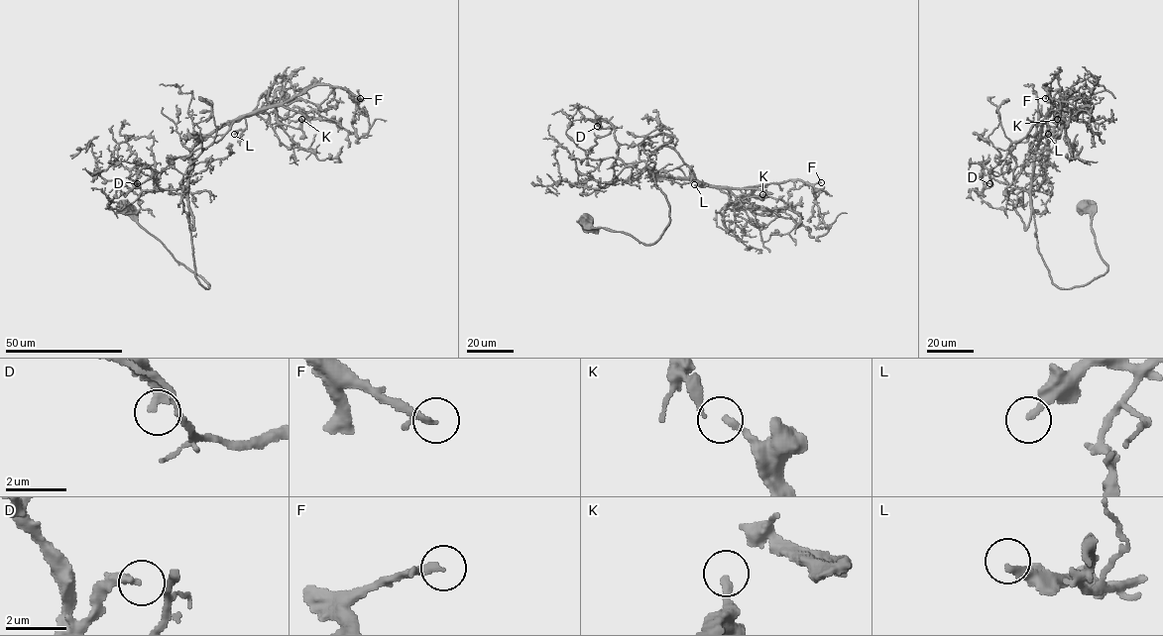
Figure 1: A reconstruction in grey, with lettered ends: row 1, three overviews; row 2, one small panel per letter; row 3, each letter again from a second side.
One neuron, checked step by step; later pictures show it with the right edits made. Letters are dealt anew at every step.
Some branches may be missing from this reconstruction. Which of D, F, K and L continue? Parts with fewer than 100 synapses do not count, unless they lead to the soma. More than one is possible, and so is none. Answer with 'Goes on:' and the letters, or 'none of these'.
Goes on: F

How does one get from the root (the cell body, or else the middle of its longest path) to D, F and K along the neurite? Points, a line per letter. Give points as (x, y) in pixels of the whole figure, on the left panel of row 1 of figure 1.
D: (127, 206), (208, 288), (195, 276), (188, 193), (159, 189), (154, 177), (135, 187), (137, 183)
F: (127, 206), (208, 288), (195, 276), (191, 246), (192, 149), (221, 127), (316, 85), (341, 86), (360, 98)
K: (127, 206), (208, 288), (195, 276), (191, 246), (192, 149), (268, 107), (287, 125), (298, 128), (301, 119)

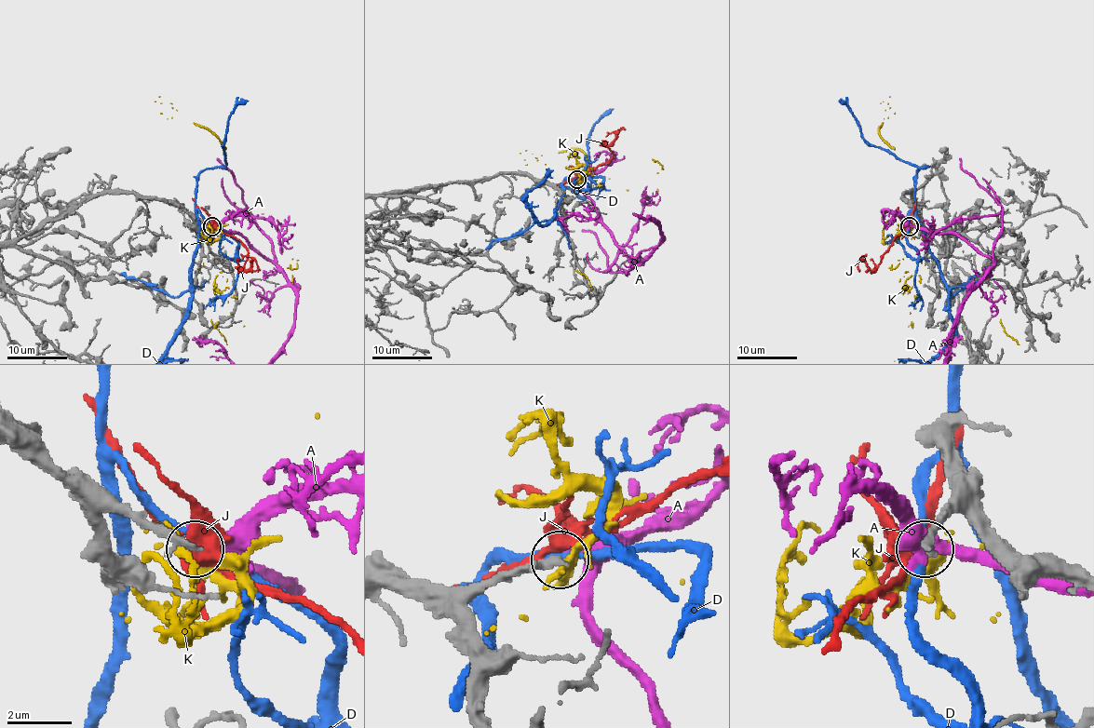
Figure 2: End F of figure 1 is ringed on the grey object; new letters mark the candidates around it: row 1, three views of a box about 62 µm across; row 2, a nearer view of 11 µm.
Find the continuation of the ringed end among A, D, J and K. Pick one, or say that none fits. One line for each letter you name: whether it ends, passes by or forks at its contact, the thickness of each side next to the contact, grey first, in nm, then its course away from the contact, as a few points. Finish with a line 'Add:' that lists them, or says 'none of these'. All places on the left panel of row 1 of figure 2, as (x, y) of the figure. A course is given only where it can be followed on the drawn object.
Add: none of these

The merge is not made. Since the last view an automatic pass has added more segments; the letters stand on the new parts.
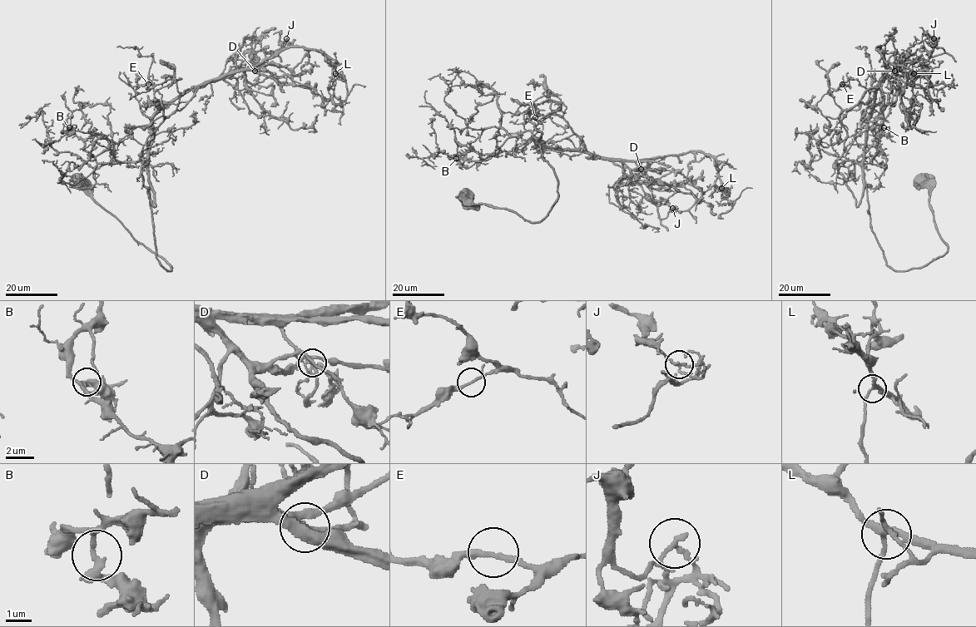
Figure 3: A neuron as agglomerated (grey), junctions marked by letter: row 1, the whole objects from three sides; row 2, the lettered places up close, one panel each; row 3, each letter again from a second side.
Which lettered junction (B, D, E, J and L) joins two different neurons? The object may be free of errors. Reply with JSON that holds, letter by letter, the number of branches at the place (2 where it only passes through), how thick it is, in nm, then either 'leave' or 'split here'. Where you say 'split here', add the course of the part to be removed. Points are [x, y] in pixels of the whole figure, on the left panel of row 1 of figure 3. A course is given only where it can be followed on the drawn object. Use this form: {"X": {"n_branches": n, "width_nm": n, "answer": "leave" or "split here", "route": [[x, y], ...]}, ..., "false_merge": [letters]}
{"B": {"n_branches": 3, "width_nm": 220, "answer": "leave"}, "D": {"n_branches": 3, "width_nm": 200, "answer": "leave"}, "E": {"n_branches": 2, "width_nm": 190, "answer": "leave"}, "J": {"n_branches": 3, "width_nm": 140, "answer": "leave"}, "L": {"n_branches": 3, "width_nm": 220, "answer": "leave"}, "false_merge": []}

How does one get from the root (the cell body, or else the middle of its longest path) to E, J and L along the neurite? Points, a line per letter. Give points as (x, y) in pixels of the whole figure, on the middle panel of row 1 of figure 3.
E: (468, 195), (532, 222), (547, 214), (557, 198), (557, 175), (534, 137), (543, 146), (564, 129), (535, 117)
J: (468, 195), (541, 220), (557, 180), (534, 137), (620, 160), (629, 190), (655, 202), (661, 219), (672, 208)
L: (468, 195), (541, 220), (557, 198), (557, 180), (534, 137), (626, 160), (702, 152), (715, 159), (721, 188)

